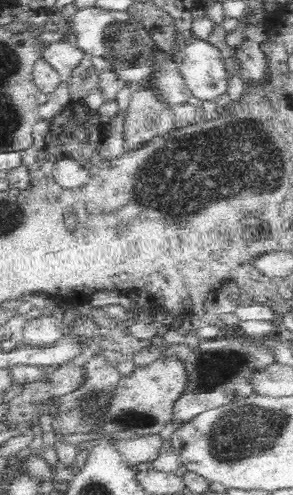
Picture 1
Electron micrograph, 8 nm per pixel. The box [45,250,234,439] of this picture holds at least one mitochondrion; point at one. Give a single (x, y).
(79, 417)

